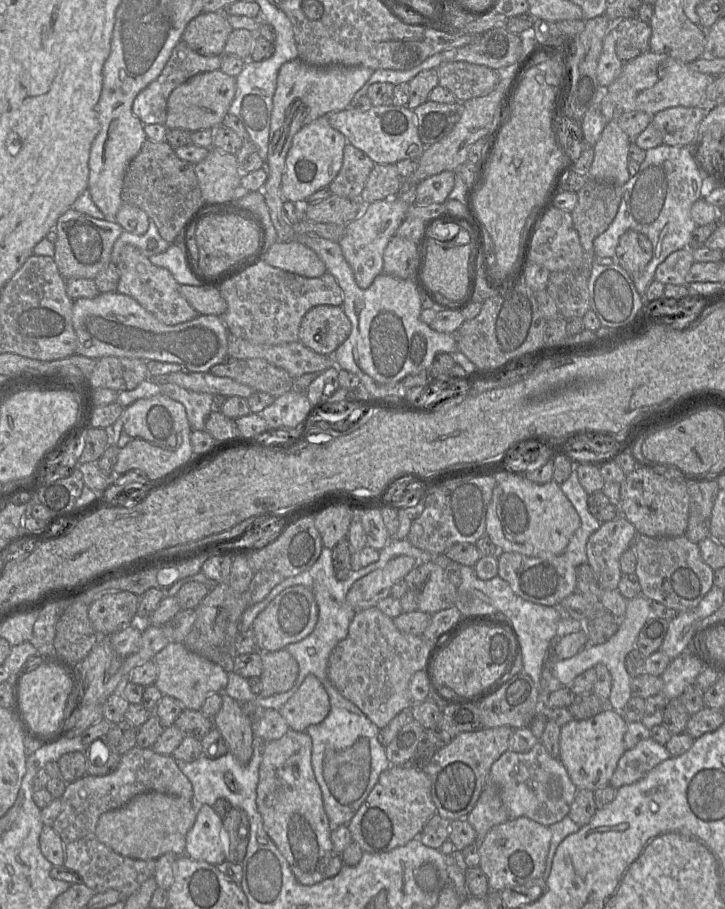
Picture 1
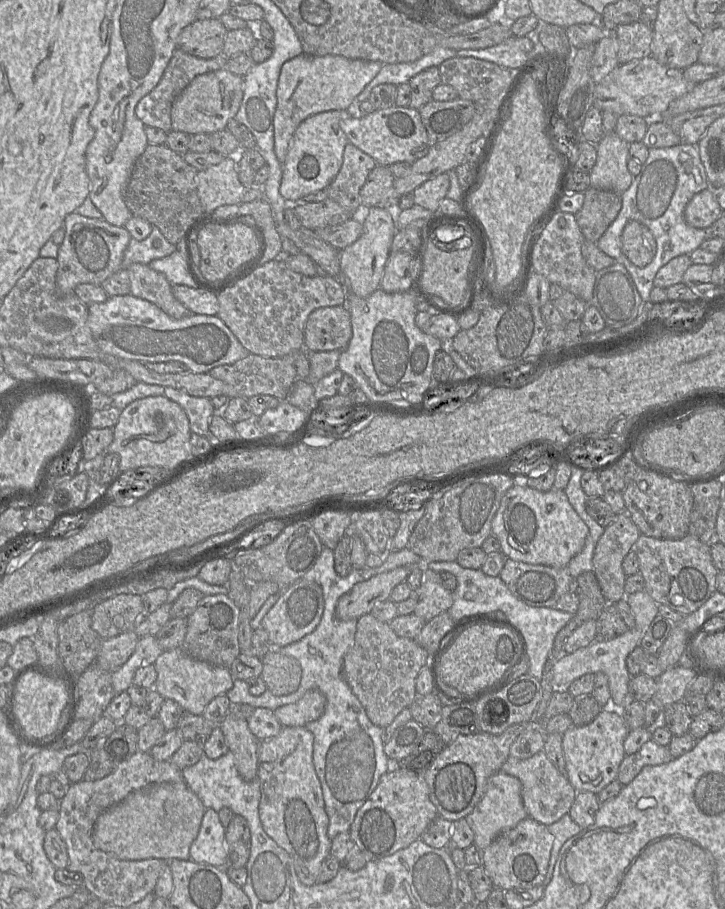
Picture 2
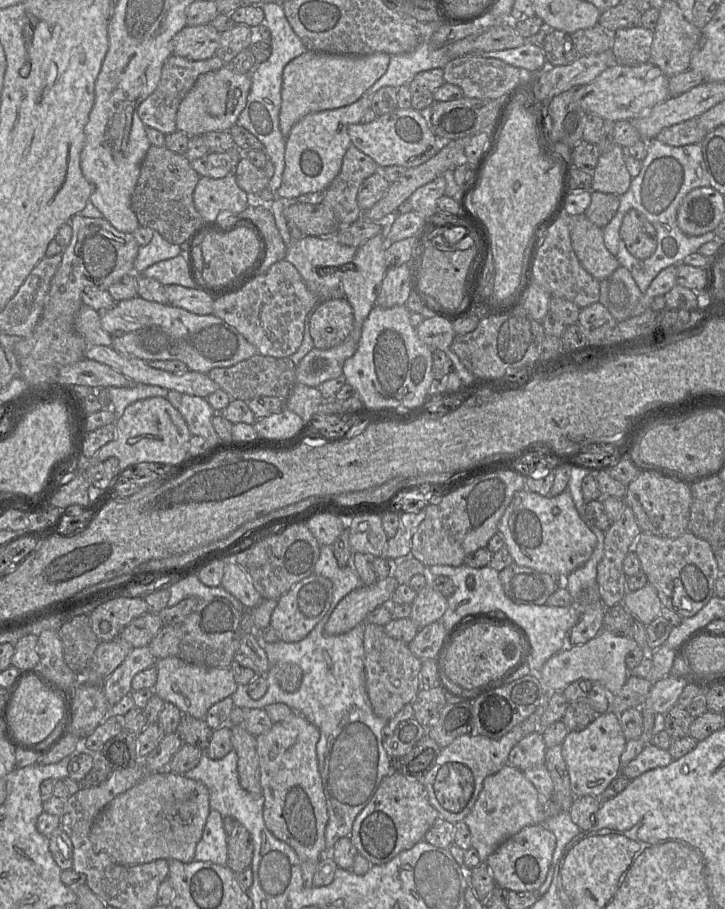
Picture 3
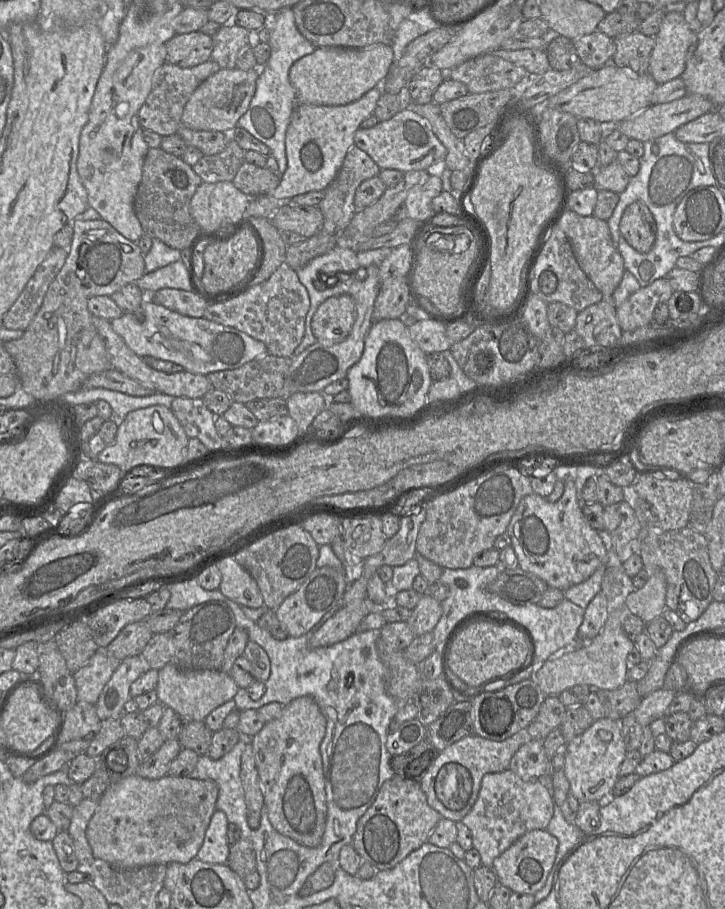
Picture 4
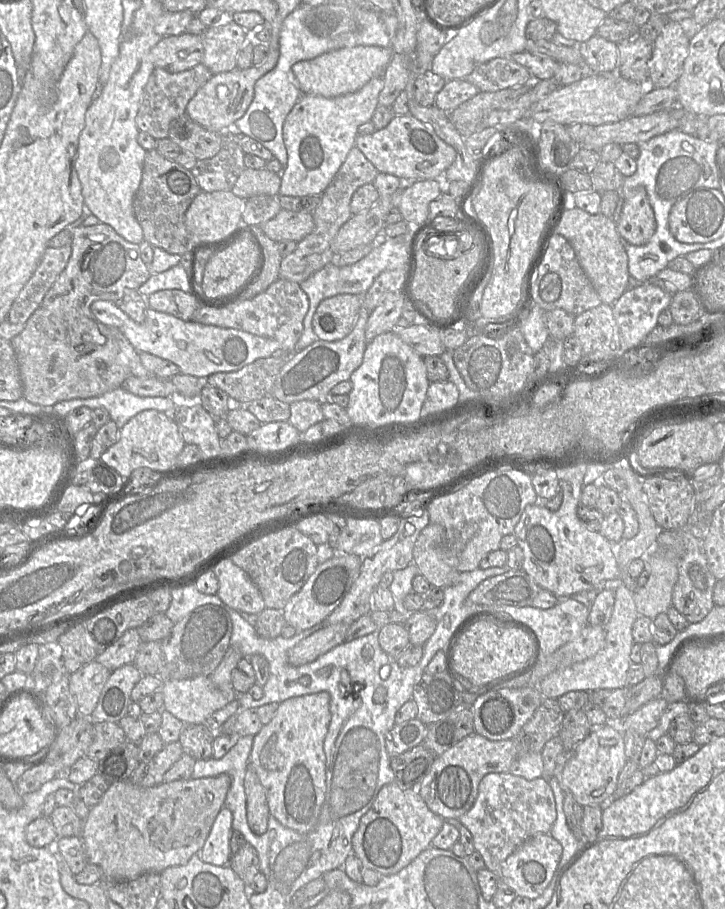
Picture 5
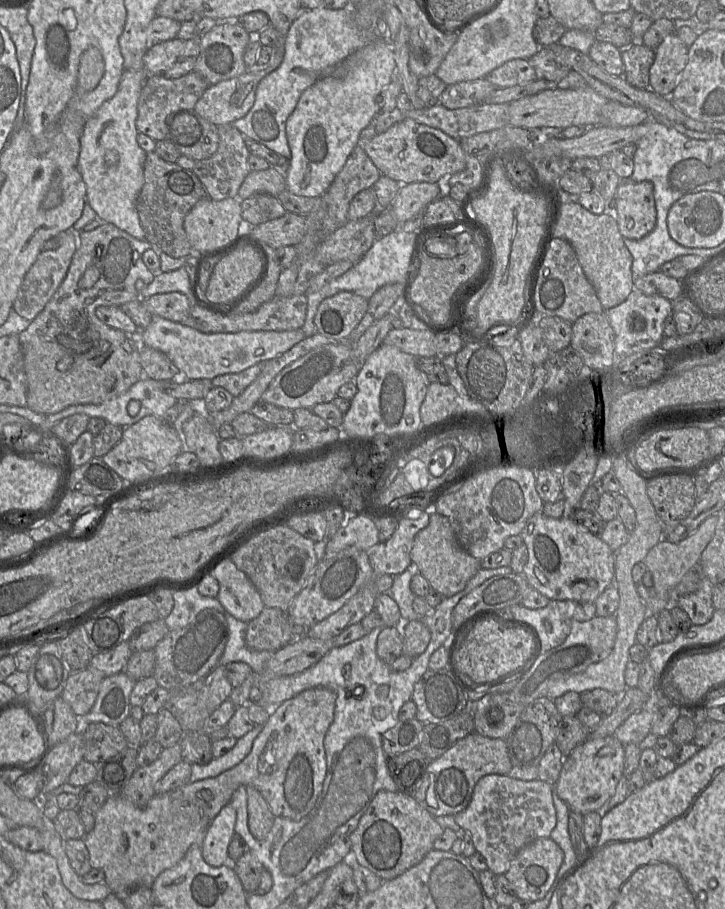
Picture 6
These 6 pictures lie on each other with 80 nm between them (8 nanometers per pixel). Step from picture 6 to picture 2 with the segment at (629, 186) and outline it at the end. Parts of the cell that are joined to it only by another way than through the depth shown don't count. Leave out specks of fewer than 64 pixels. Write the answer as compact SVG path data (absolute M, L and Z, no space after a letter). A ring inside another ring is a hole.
M628 221L621 234L621 252L635 266L647 266L656 253L652 232L638 221Z

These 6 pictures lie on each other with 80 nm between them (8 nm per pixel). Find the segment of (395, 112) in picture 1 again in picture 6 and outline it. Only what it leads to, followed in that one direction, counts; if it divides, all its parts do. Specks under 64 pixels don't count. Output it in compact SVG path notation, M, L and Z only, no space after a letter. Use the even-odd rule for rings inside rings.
M411 118L398 120L385 132L376 134L368 141L359 138L357 145L361 146L382 175L400 184L437 183L444 175L452 175L465 168L465 153L458 140Z

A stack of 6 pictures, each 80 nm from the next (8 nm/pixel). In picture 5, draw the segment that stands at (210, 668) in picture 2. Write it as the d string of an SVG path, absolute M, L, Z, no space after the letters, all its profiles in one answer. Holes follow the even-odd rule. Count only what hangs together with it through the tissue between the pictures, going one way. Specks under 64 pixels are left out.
M210 676L163 680L163 709L184 724L202 724L215 711L238 698L233 689L219 689Z

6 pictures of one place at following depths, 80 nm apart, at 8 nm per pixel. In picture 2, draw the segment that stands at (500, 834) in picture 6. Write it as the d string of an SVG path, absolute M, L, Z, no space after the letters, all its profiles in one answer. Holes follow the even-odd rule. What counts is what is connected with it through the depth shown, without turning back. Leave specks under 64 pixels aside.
M502 770L493 774L487 782L486 791L474 810L464 819L474 832L474 845L481 851L503 831L515 827L521 820L528 817L521 796L521 781Z

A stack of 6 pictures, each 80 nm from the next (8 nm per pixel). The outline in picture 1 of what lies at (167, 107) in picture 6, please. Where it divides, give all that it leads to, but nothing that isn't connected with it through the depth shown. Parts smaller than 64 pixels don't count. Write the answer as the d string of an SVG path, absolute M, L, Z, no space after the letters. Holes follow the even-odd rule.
M183 40L173 48L169 60L165 64L160 75L141 90L132 104L133 114L145 124L165 125L167 116L167 100L170 93L179 85L183 84L193 76L203 72L219 70L222 63L221 55L205 56L192 50Z

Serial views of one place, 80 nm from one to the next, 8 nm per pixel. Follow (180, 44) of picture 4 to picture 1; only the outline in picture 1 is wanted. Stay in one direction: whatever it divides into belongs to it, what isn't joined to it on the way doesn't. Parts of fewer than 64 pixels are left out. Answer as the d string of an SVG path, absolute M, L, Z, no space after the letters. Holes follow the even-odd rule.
M201 12L187 24L181 40L201 55L222 56L232 30L223 12Z

